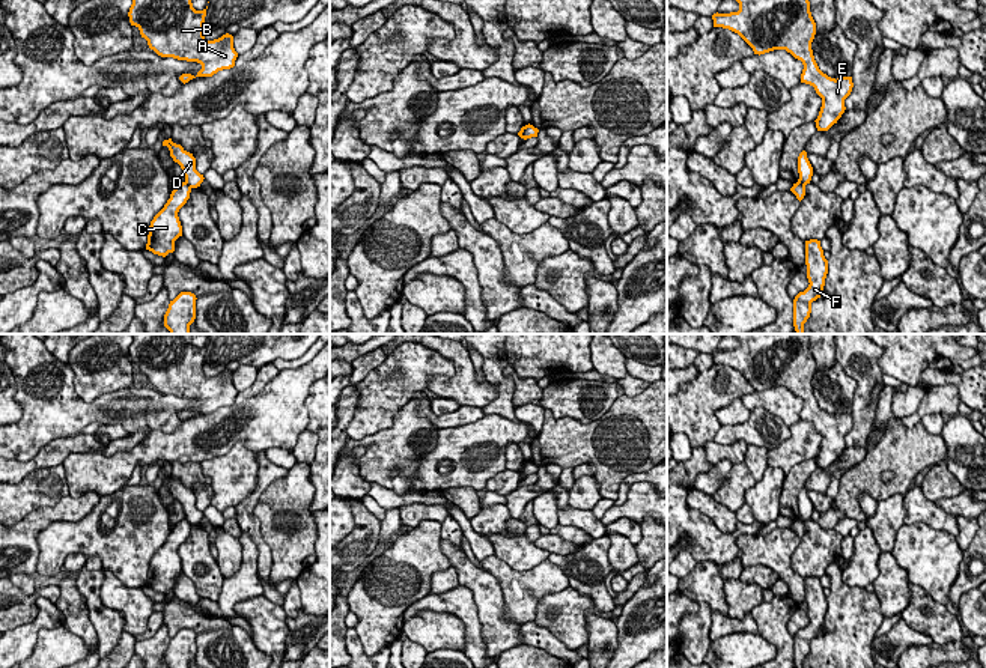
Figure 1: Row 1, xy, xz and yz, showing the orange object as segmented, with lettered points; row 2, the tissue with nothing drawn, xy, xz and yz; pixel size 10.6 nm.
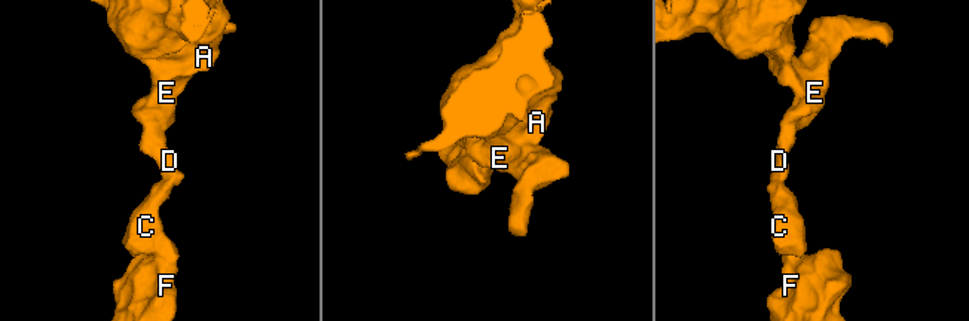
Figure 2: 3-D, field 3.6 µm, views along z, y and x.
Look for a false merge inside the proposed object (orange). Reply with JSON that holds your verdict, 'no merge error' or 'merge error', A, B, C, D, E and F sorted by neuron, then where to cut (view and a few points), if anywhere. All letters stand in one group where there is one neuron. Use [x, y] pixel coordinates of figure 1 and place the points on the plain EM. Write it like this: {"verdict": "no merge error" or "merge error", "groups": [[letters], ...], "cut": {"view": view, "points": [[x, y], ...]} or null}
{"verdict": "merge error", "groups": [["A", "B", "D", "E"], ["C", "F"]], "cut": {"view": "yz", "points": [[798, 518], [804, 522]]}}

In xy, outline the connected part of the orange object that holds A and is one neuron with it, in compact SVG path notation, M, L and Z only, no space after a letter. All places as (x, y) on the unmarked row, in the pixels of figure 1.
M191 334L131 336L129 360L158 393L200 400L202 406L196 414L212 414L235 403L238 390L232 372L226 370L214 378L203 373L208 343L196 348Z

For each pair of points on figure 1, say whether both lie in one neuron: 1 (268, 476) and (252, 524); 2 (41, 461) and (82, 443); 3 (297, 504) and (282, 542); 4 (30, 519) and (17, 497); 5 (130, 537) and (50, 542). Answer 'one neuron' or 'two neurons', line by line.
1: one neuron
2: one neuron
3: one neuron
4: two neurons
5: one neuron

